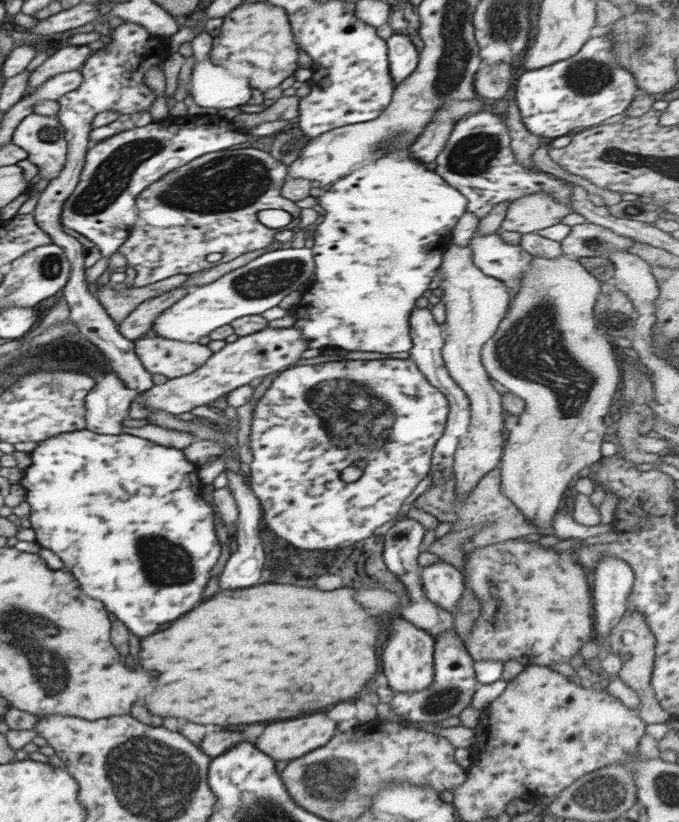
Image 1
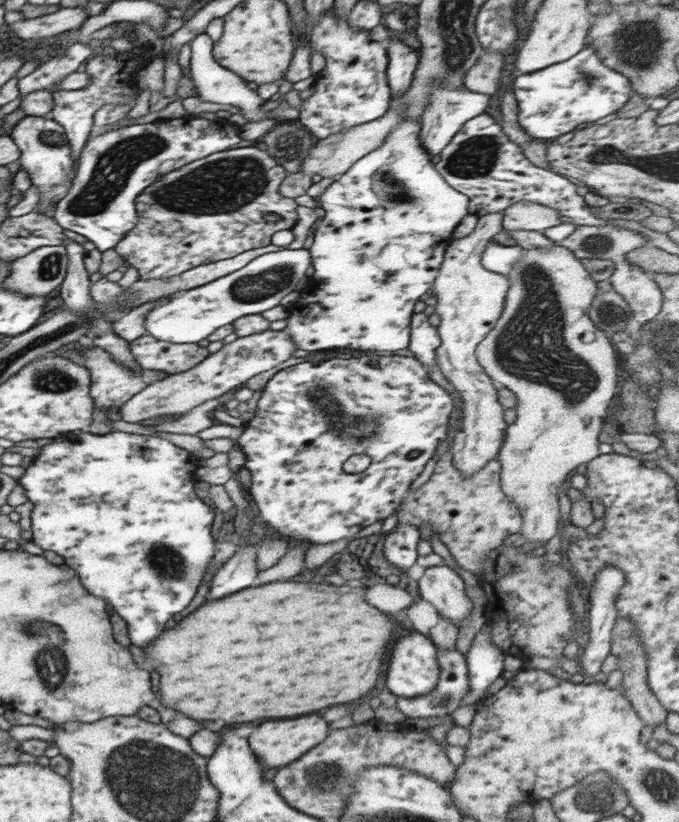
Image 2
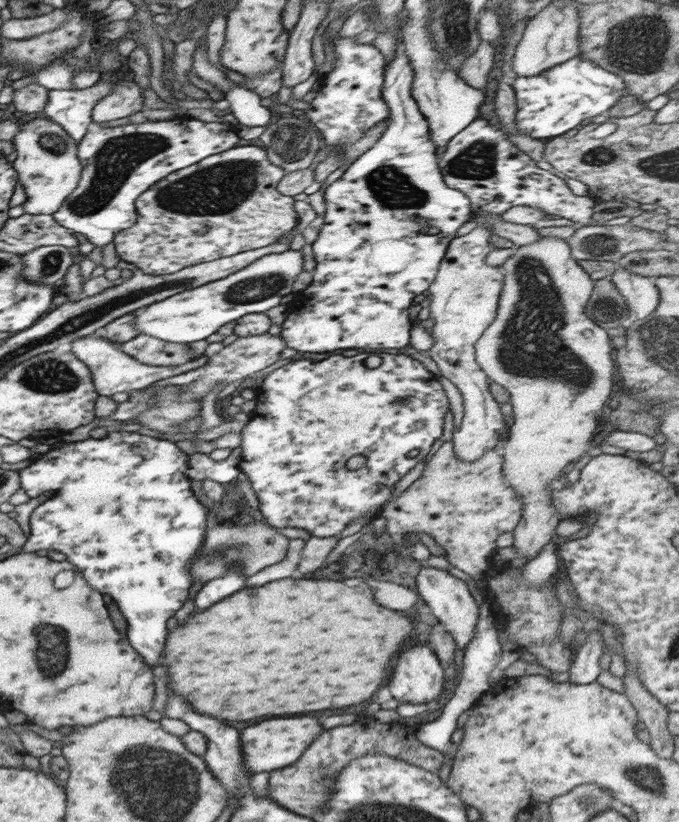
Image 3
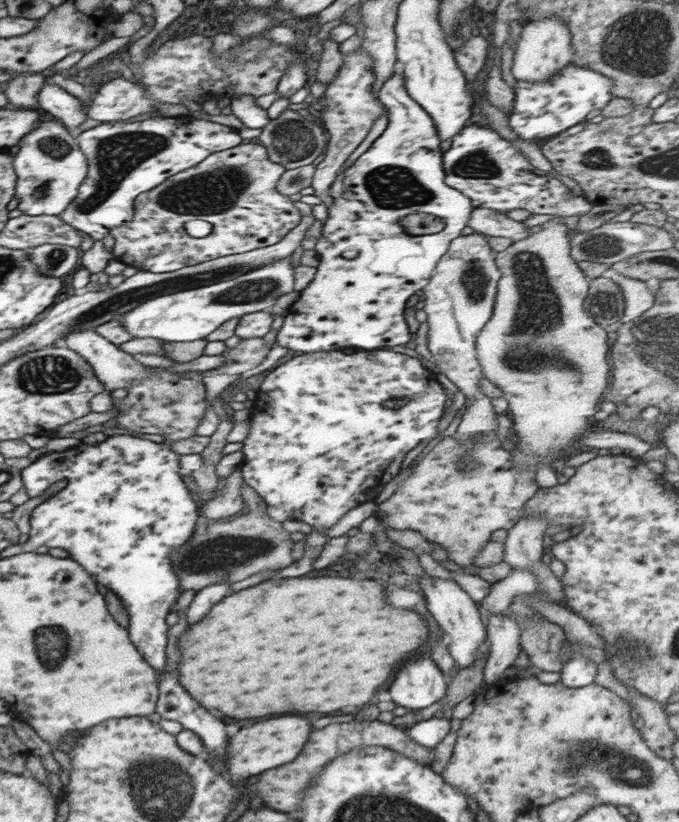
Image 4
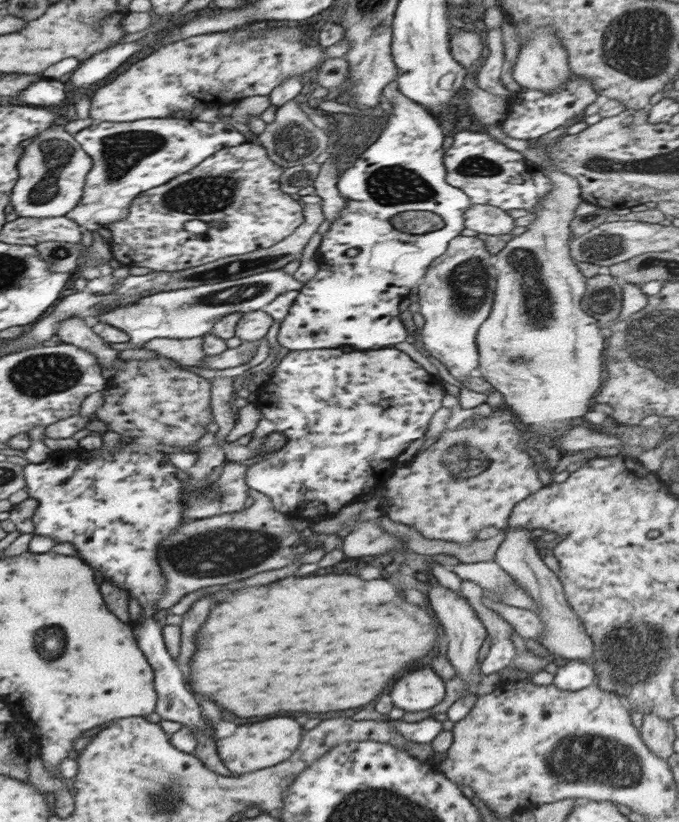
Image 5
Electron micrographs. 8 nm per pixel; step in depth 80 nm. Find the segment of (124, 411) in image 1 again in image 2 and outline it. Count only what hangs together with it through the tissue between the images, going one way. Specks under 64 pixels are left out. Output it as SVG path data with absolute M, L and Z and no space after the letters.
M92 345L81 348L80 355L83 357L85 368L91 374L89 395L93 398L93 413L88 431L98 436L112 432L112 420L104 413L104 410L115 408L115 410L119 411L121 406L124 406L132 396L140 392L144 387L159 381L160 378L172 376L162 371L145 370L142 368L132 371L132 369L124 367L122 363L116 363L114 358L99 346Z

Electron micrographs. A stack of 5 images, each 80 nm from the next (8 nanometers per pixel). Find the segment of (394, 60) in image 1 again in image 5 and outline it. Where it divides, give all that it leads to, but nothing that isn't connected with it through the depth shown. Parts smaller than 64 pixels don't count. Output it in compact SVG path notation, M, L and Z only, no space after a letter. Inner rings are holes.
M396 80L383 88L381 96L392 104L391 115L387 117L381 132L340 172L337 189L346 201L346 206L322 236L317 249L321 256L317 261L317 275L301 288L286 318L280 322L277 341L284 351L346 346L354 350L378 350L382 346L393 347L394 344L404 342L408 333L402 318L398 317L401 314L398 310L400 303L416 291L432 262L444 255L450 242L465 229L465 212L470 208L471 200L467 194L446 182L447 170L443 163L445 151L442 148L445 134L439 121L421 104L402 94ZM406 210L434 212L442 217L446 226L420 236L402 234L388 222L392 216ZM347 250L354 250L354 258L347 257Z

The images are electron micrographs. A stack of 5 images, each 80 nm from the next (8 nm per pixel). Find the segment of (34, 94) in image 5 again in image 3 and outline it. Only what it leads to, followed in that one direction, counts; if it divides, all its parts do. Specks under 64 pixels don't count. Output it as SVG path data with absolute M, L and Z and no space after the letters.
M104 72L104 76L106 80L102 80L102 82L96 83L94 86L85 89L68 89L68 90L49 90L48 100L42 115L45 118L50 119L51 121L56 122L60 126L63 126L63 129L75 140L76 143L80 142L82 138L85 137L87 133L87 128L90 126L90 122L93 120L91 119L92 116L92 109L96 106L96 103L101 98L108 96L111 93L111 88L113 88L113 81L110 76L106 76Z

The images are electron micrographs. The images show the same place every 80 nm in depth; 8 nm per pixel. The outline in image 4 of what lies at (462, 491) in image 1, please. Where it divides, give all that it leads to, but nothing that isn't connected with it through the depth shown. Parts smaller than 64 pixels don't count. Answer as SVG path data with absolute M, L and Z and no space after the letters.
M474 232L469 236L458 236L450 244L449 250L438 262L434 274L430 277L428 286L422 288L420 294L425 296L424 312L427 315L429 324L427 345L438 365L448 380L458 386L464 393L466 399L470 400L465 413L452 427L452 432L457 440L464 440L463 444L469 444L468 440L479 440L483 433L490 428L497 428L497 413L492 407L492 399L481 391L482 368L477 359L475 342L477 336L490 320L494 309L498 281L502 272L495 264L495 252L490 248L484 235Z

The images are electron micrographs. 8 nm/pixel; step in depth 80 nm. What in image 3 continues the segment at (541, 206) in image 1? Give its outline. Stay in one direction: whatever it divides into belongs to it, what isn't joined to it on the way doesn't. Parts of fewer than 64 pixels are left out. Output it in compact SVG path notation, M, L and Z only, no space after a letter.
M513 206L499 215L502 220L512 224L526 224L536 230L554 226L576 226L575 222L557 218L531 206Z

